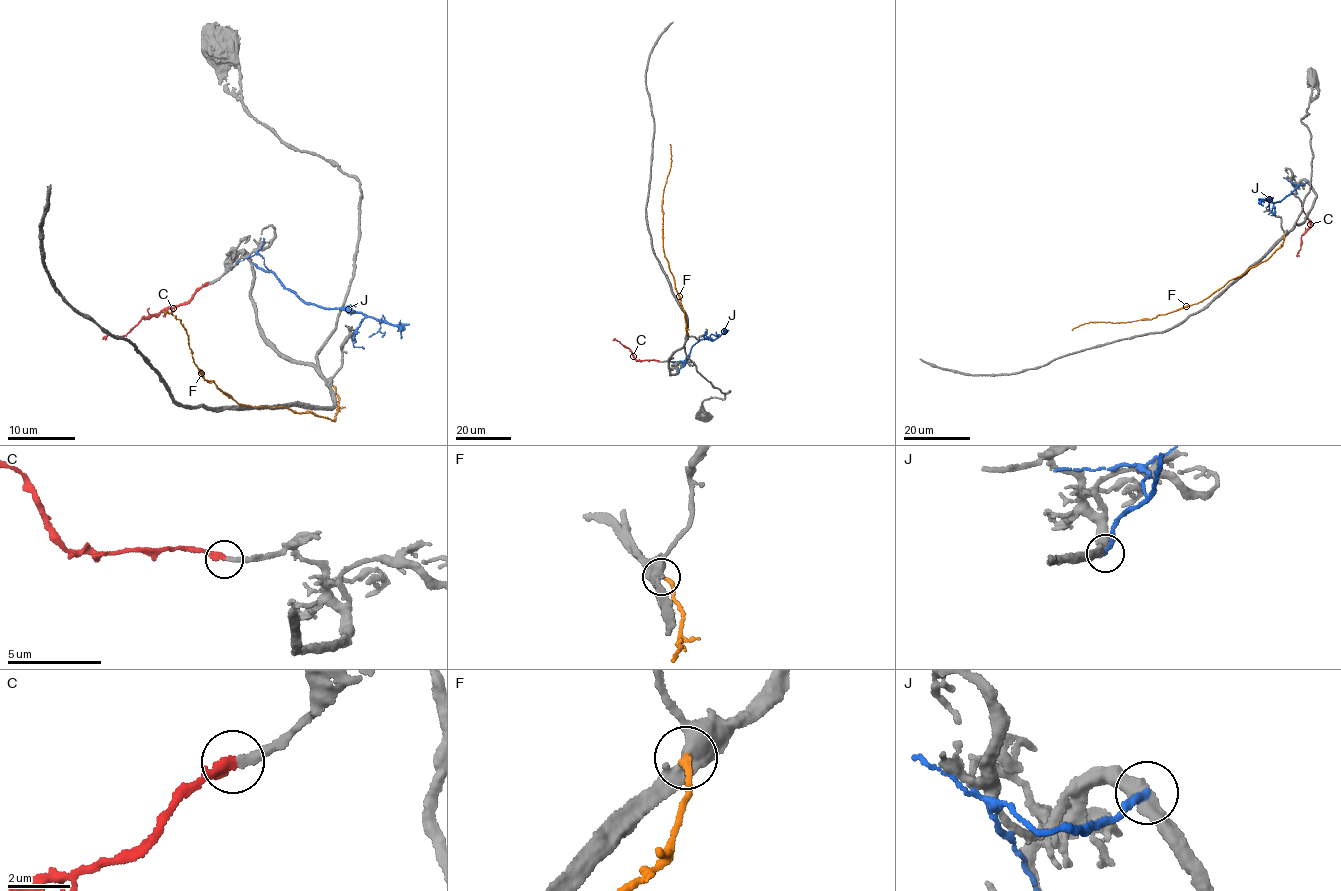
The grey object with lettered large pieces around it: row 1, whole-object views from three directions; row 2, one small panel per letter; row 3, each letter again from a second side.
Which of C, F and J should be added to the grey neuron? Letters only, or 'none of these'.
C

